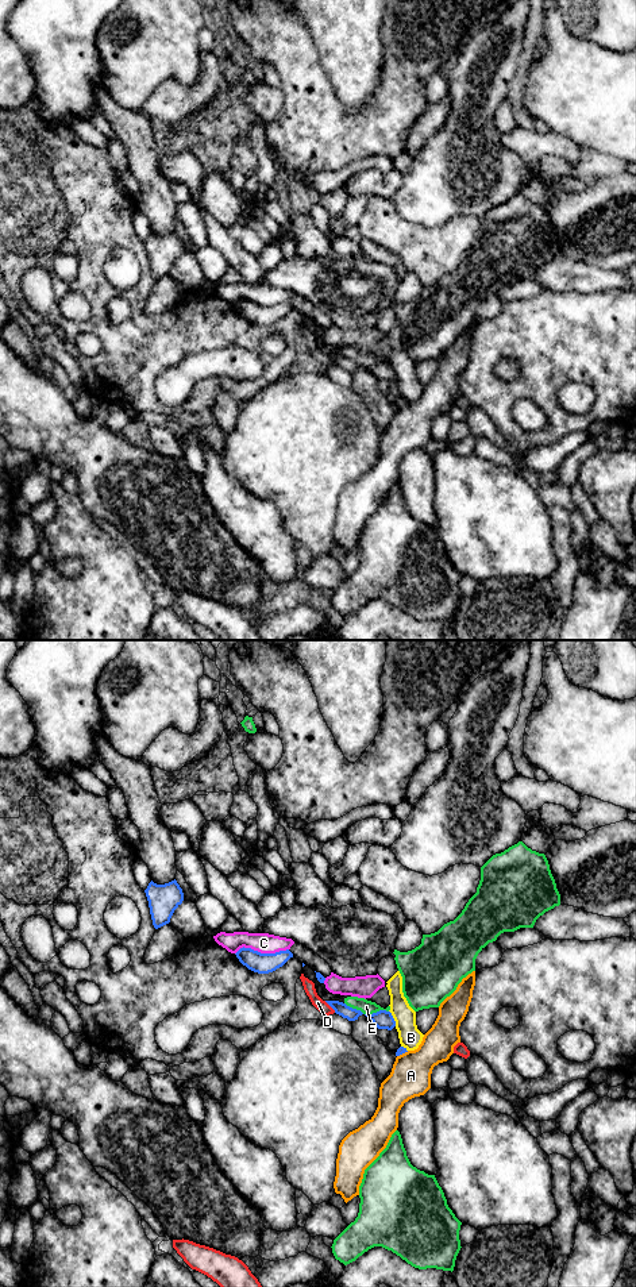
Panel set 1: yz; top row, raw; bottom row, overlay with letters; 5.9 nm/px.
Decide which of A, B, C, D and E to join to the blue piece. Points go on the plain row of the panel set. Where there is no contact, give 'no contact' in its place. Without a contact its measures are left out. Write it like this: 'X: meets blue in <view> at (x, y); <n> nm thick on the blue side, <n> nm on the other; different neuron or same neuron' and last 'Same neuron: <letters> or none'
A: meets blue in yz at (403, 404); 50 nm thick on the blue side, 240 nm on the other; different neuron
B: meets blue in yz at (393, 370); 110 nm thick on the blue side, 140 nm on the other; different neuron
C: meets blue in yz at (259, 304); 130 nm thick on the blue side, 120 nm on the other; different neuron
D: meets blue in yz at (330, 357); 80 nm thick on the blue side, 70 nm on the other; different neuron
E: meets blue in yz at (366, 366); 110 nm thick on the blue side, 80 nm on the other; different neuron
Same neuron: none

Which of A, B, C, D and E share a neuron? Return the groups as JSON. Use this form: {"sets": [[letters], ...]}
{"sets": [["A"], ["B"], ["C"], ["D"], ["E"]]}

